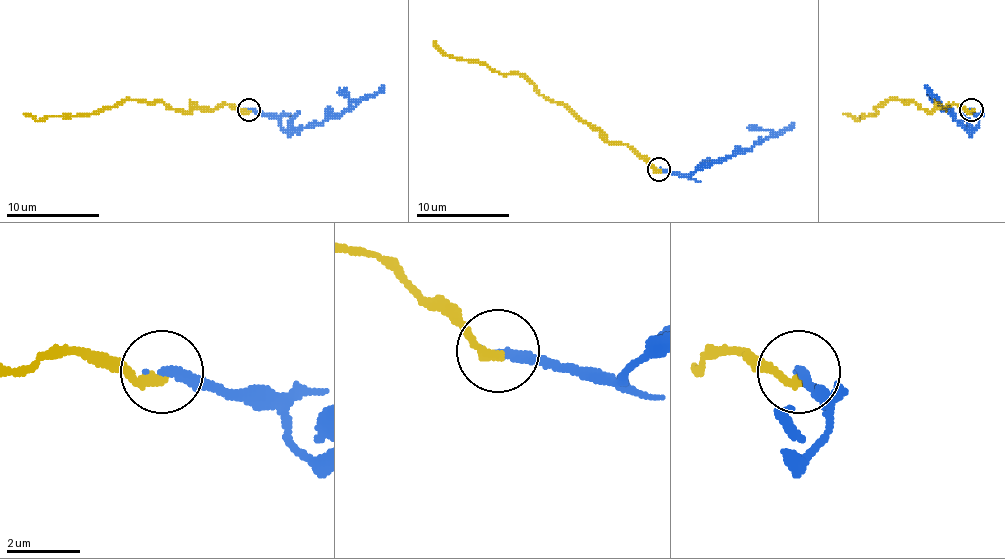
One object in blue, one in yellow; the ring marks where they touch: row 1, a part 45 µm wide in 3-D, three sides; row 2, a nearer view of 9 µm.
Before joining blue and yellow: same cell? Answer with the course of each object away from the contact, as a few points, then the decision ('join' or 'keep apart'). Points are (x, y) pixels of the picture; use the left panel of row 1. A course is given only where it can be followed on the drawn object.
blue via (248, 109), (271, 113), (285, 130), (311, 127), (330, 118), (339, 118), (384, 85) | yellow via (248, 111), (220, 104), (182, 111), (161, 102), (124, 99), (75, 116), (37, 120), (23, 113) | keep apart

